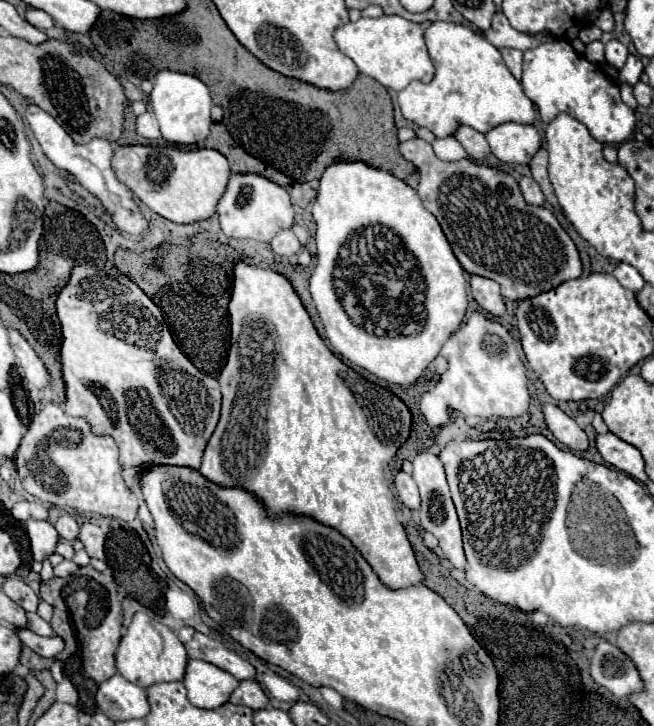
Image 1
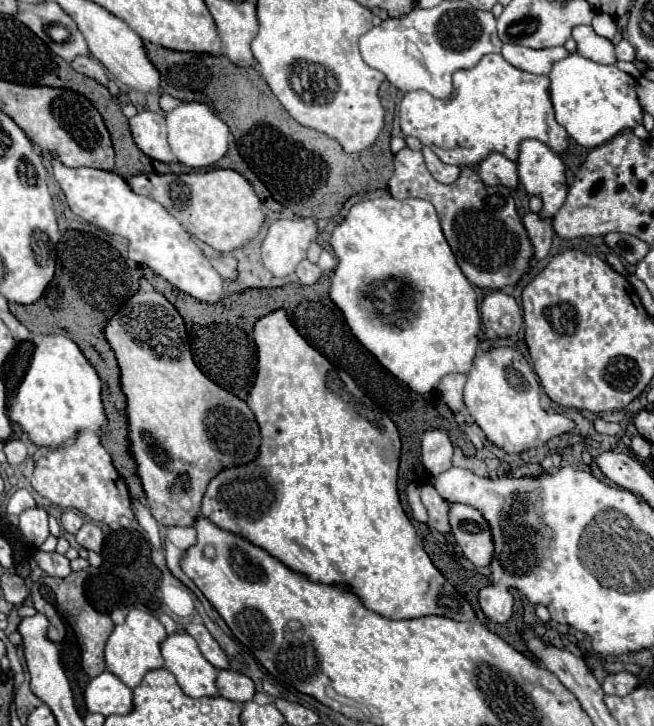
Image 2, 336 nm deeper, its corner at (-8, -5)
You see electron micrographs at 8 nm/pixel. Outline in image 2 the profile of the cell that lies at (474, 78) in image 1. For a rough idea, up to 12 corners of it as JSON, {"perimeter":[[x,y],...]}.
{"perimeter":[[502,54],[454,74],[438,100],[406,92],[400,128],[442,162],[516,162],[520,142],[556,154],[548,76]]}

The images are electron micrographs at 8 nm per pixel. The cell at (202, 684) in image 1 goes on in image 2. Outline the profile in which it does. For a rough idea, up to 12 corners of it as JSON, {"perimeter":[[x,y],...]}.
{"perimeter":[[192,636],[162,640],[164,666],[192,698],[218,696],[218,670]]}

